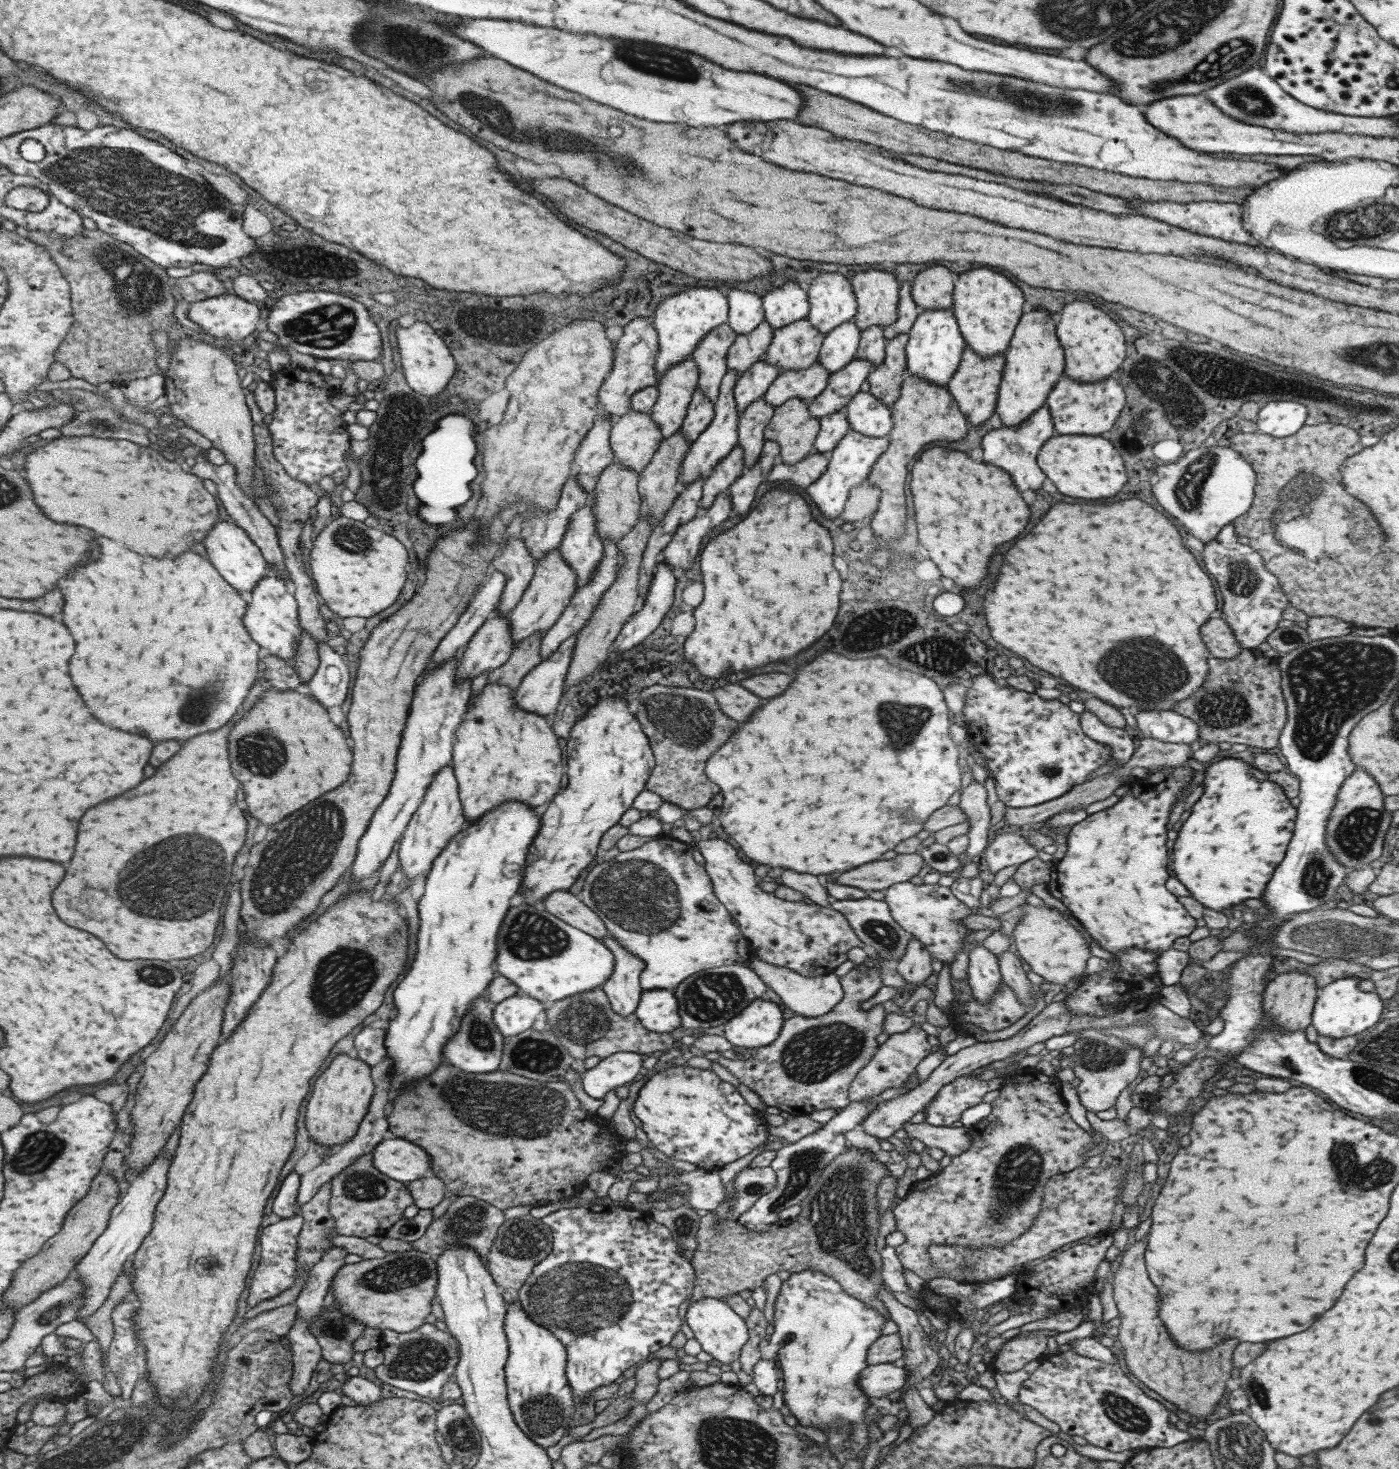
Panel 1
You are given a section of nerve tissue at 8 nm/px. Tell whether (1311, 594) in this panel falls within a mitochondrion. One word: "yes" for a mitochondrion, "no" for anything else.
no

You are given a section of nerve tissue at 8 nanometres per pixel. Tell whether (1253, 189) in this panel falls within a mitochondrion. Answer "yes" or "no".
no

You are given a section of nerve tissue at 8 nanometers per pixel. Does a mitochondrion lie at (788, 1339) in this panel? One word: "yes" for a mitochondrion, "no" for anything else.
no

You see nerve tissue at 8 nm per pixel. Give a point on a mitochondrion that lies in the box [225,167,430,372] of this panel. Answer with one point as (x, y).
(331, 324)

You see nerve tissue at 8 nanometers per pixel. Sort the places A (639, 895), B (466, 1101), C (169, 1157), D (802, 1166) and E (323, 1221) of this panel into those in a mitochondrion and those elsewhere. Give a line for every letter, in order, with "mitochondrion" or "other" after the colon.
A: mitochondrion
B: mitochondrion
C: other
D: mitochondrion
E: other

